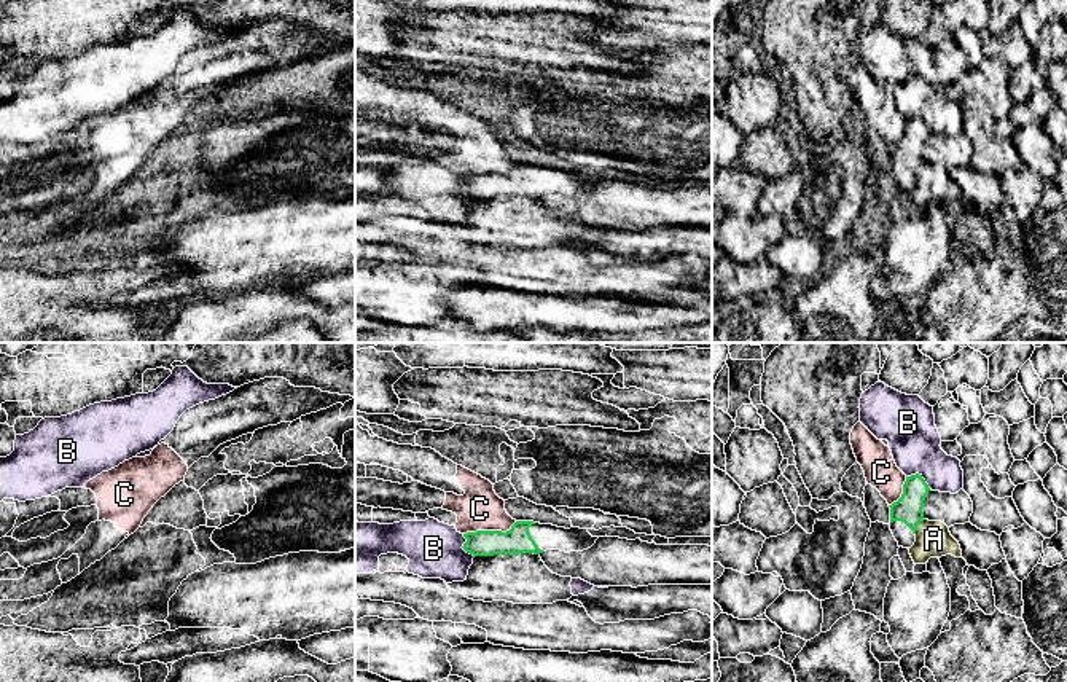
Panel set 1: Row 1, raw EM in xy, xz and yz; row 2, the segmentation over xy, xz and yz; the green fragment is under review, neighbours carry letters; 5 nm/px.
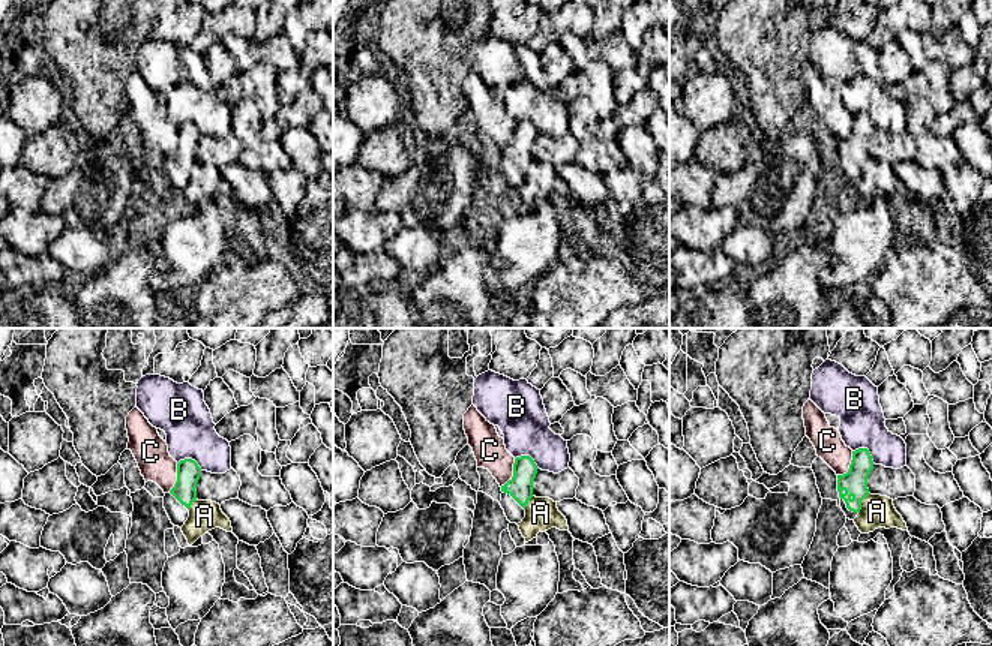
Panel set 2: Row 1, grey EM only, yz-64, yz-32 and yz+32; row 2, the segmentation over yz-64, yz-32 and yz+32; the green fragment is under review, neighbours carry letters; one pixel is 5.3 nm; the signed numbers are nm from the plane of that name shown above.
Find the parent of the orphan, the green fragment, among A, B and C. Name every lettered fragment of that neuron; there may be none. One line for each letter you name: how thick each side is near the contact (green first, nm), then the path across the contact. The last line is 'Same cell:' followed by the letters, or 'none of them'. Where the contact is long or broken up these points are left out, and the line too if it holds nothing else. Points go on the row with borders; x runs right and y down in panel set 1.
Same cell: none of them

